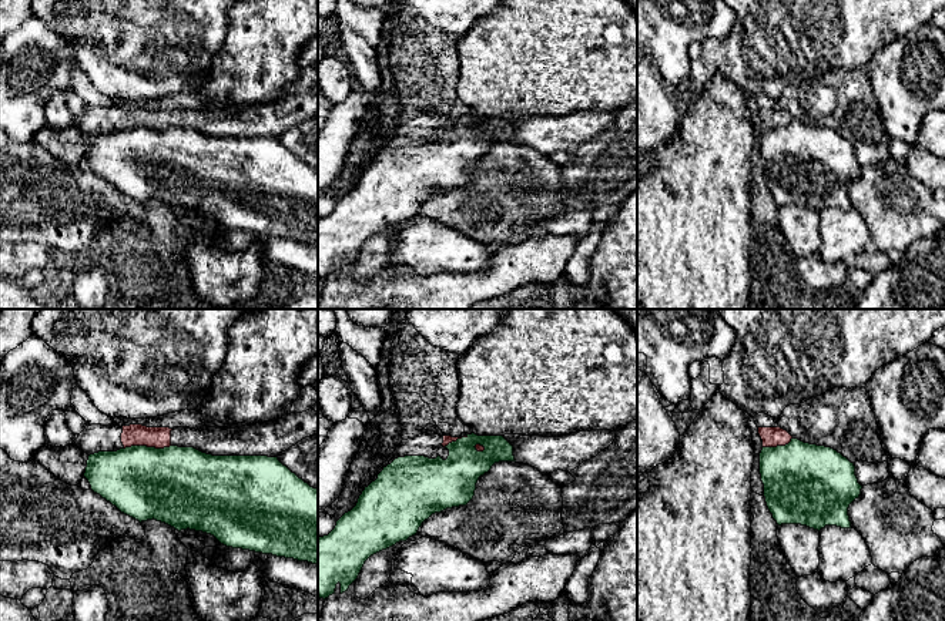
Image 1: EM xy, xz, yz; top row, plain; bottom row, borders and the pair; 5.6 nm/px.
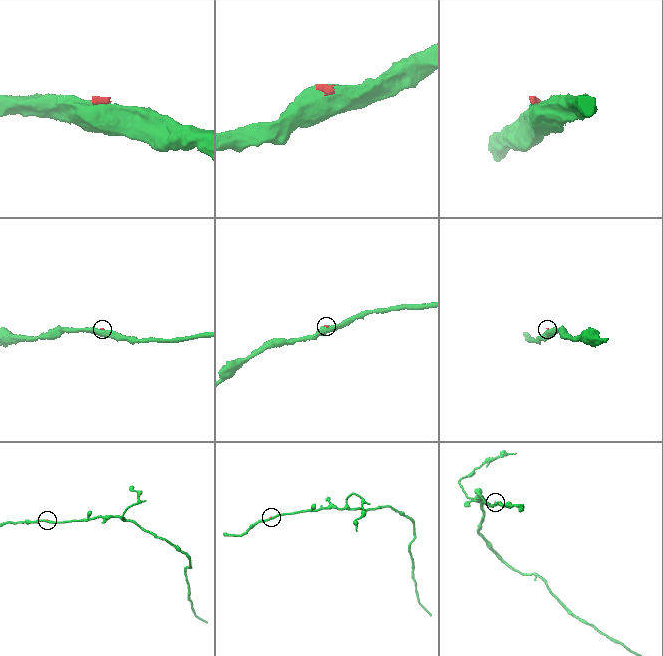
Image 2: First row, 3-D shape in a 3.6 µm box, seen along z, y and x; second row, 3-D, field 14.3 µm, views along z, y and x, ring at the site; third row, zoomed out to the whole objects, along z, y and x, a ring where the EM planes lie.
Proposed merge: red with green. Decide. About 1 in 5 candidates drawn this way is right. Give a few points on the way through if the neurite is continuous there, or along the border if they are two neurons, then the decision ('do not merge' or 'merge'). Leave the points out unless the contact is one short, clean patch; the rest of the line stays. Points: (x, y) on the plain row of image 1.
border along xy (170, 126), (163, 128), (127, 127), (124, 130); do not merge

